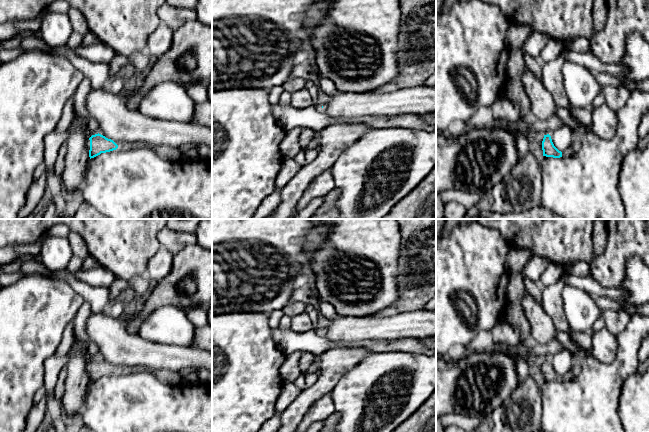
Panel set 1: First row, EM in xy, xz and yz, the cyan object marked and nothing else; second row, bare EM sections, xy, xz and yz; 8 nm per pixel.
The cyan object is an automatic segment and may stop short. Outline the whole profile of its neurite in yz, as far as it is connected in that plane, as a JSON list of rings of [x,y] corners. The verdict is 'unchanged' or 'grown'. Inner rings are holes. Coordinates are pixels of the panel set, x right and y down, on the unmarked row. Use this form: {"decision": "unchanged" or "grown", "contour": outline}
{"decision": "unchanged", "contour": [[[549,358],[544,359],[543,365],[542,365],[542,374],[543,374],[543,380],[553,381],[553,382],[562,381],[562,376],[559,375],[554,370],[551,360]]]}

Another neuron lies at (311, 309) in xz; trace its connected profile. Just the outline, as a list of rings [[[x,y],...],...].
[[[315,303],[307,304],[305,308],[305,312],[309,315],[312,324],[313,324],[313,330],[315,330],[318,333],[323,333],[323,319],[321,318],[321,315],[316,307]]]

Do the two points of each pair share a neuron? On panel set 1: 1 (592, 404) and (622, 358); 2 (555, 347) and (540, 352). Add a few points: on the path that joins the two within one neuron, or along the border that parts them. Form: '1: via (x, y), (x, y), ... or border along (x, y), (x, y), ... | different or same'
1: via (594, 393), (618, 369) | same
2: via (551, 348), (544, 351) | same

